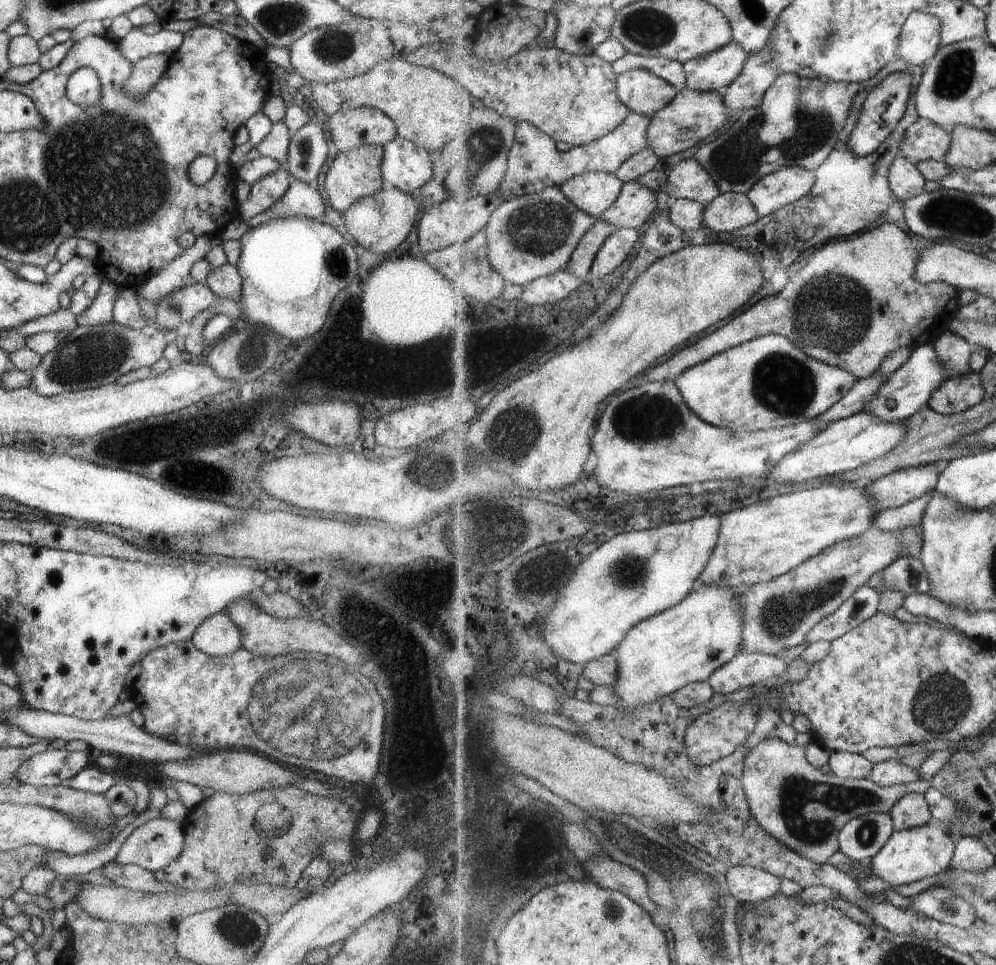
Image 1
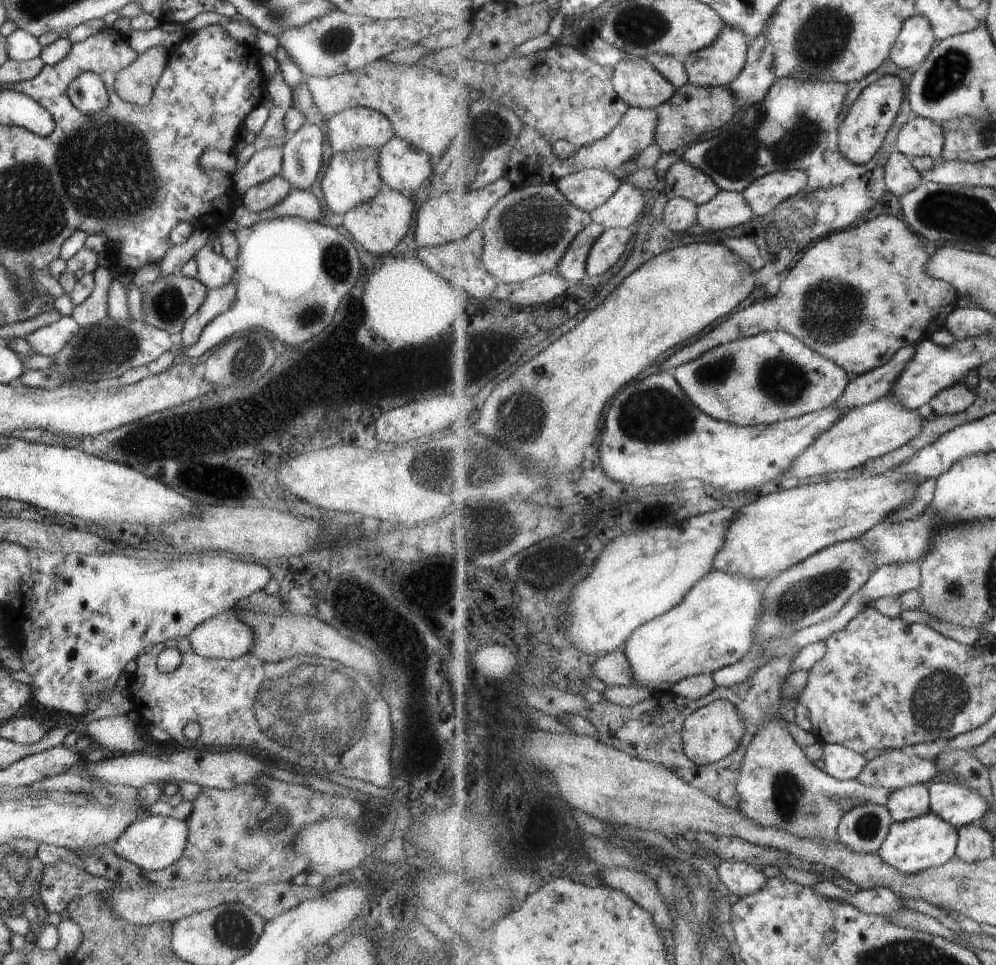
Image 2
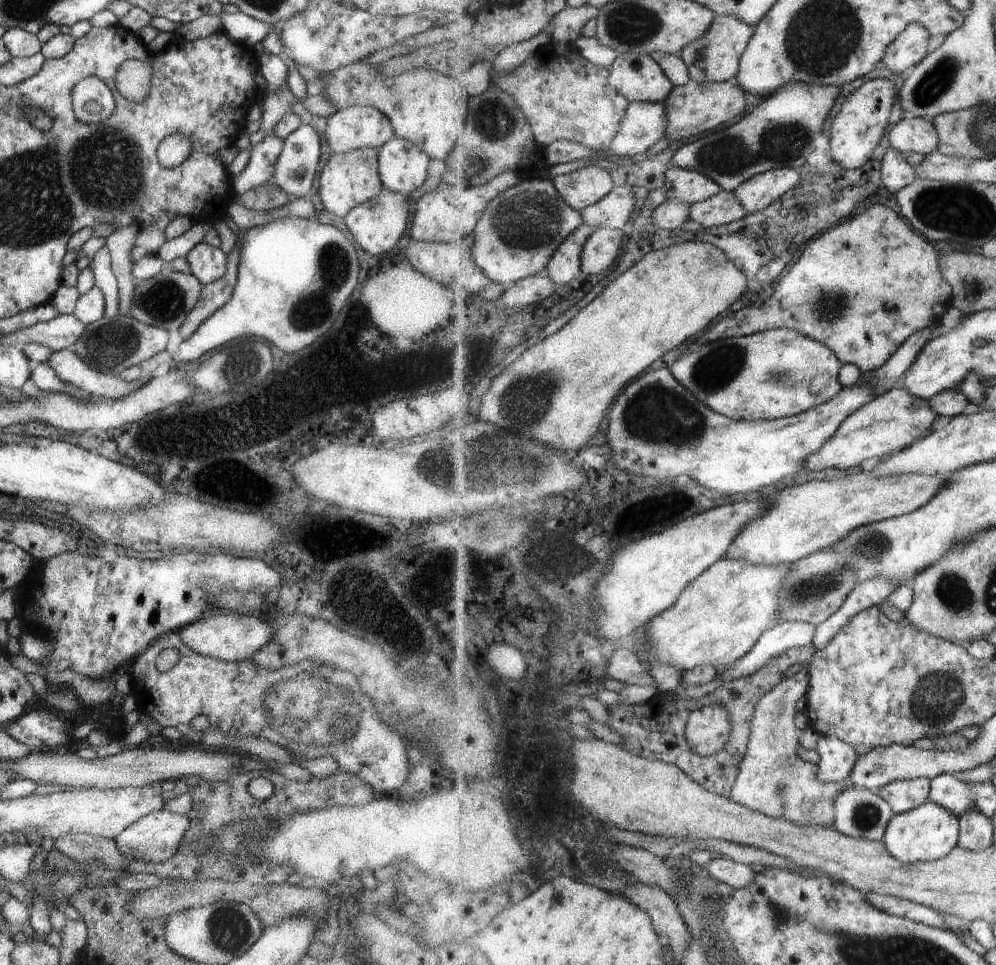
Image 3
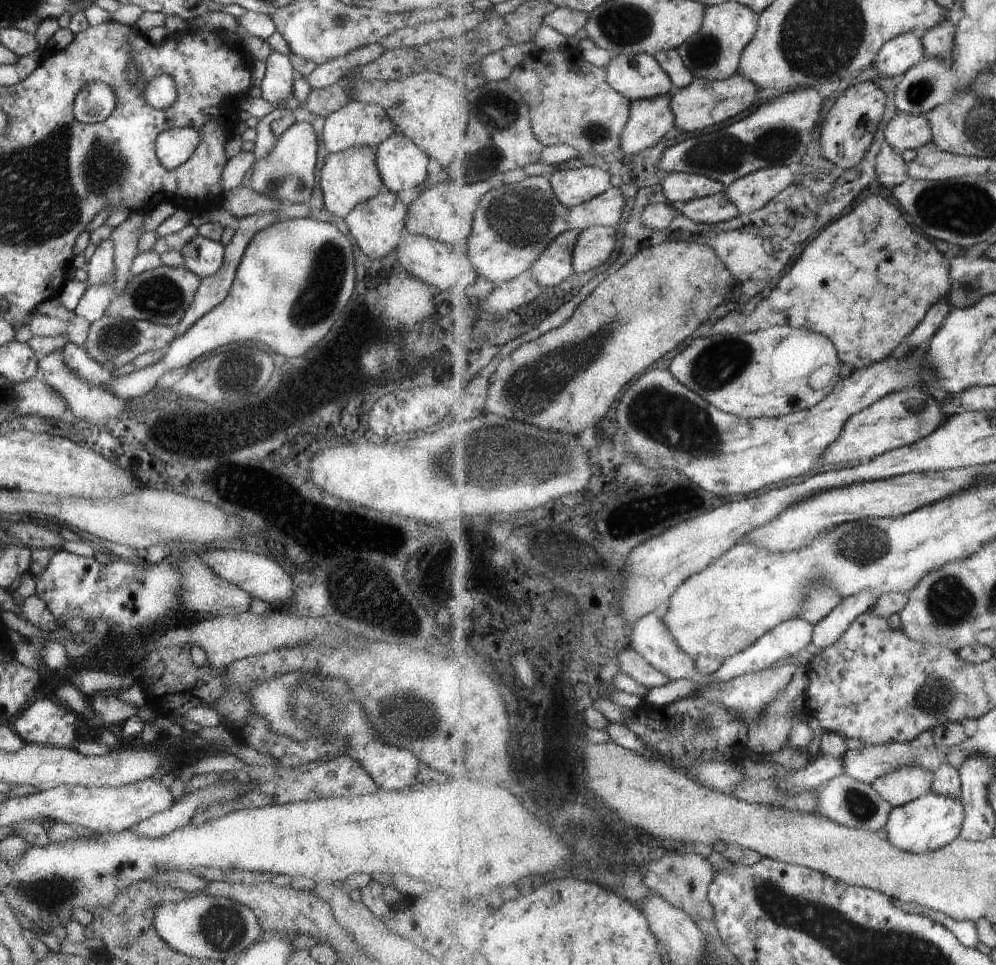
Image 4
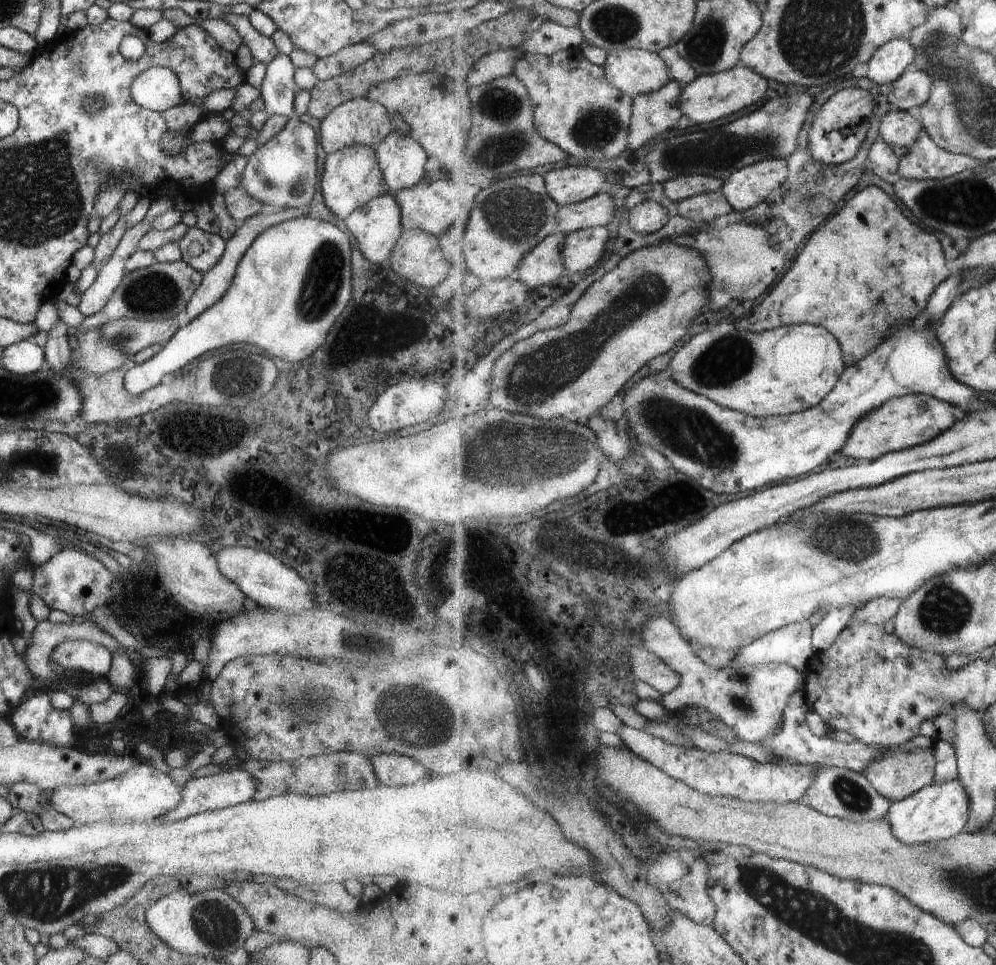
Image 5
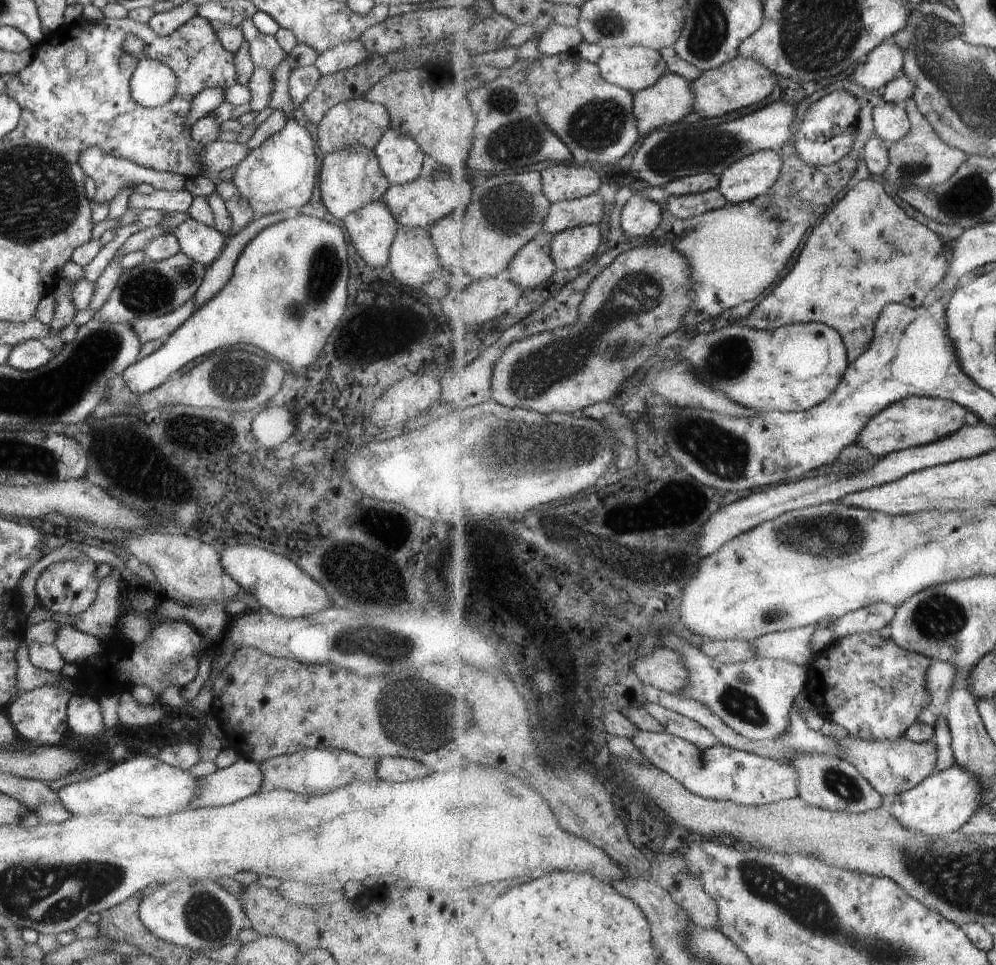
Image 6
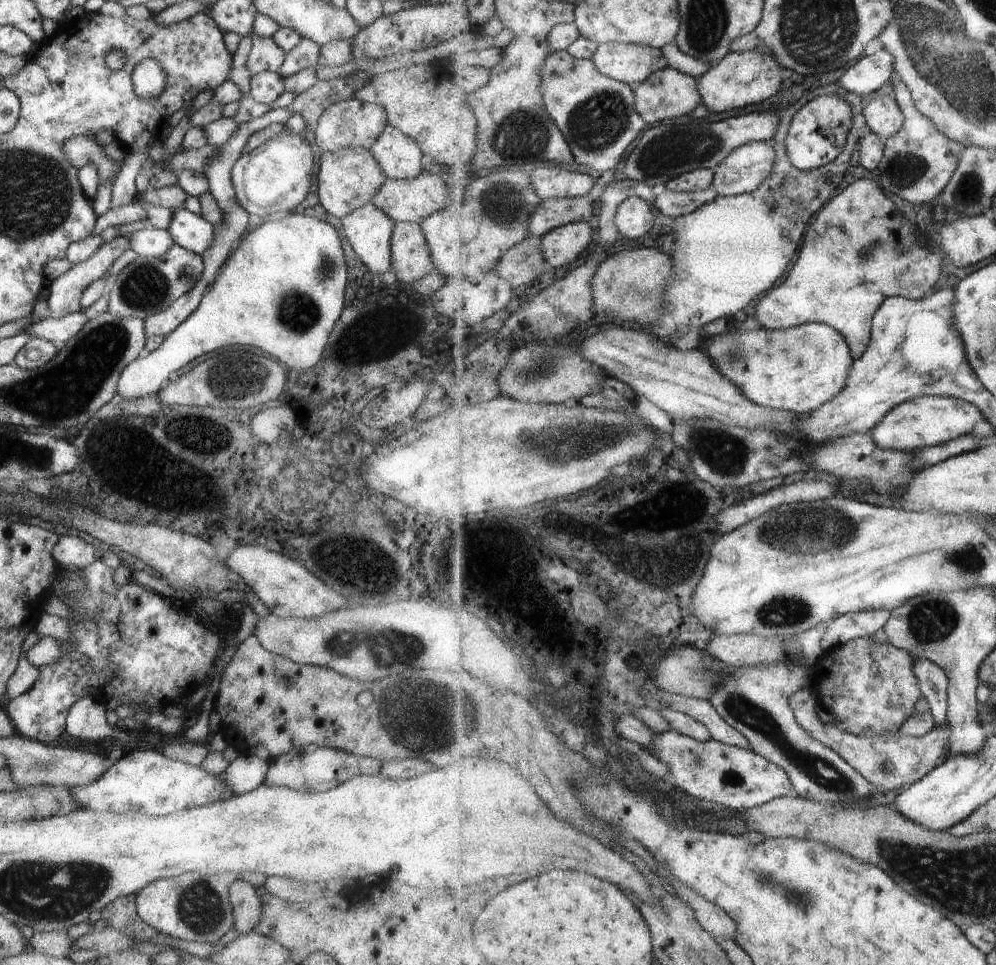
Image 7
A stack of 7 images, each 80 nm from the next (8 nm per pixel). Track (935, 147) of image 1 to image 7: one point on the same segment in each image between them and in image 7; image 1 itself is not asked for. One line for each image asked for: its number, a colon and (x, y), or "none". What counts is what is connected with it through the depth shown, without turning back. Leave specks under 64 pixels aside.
2: (921, 137)
3: (913, 134)
4: (906, 131)
5: (900, 129)
6: (892, 123)
7: (883, 115)

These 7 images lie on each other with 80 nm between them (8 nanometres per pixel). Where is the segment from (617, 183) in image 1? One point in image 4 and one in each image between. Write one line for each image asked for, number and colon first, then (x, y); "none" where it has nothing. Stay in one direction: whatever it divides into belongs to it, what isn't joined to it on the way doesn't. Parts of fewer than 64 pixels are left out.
2: (588, 189)
3: (583, 188)
4: (573, 187)

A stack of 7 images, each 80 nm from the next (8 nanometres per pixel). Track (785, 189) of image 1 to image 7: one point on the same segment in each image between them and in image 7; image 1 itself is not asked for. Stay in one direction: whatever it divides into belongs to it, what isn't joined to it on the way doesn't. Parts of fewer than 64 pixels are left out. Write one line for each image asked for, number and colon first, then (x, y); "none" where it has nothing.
2: (766, 193)
3: (758, 193)
4: (754, 191)
5: (749, 187)
6: (745, 180)
7: (748, 167)

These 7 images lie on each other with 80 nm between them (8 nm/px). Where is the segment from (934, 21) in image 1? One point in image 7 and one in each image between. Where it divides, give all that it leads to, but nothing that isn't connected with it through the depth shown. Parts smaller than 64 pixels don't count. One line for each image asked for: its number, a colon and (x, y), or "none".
2: (915, 44)
3: (910, 48)
4: (906, 51)
5: (891, 61)
6: (886, 62)
7: (871, 73)

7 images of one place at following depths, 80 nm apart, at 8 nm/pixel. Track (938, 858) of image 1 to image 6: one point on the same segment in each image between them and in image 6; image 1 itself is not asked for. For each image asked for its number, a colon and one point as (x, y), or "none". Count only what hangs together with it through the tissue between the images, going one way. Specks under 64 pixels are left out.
2: (927, 841)
3: (928, 833)
4: (933, 821)
5: (941, 811)
6: (942, 804)

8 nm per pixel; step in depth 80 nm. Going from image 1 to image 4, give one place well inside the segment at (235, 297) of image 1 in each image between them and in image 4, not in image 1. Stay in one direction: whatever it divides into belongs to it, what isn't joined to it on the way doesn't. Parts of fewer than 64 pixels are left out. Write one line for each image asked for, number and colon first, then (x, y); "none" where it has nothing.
2: (213, 270)
3: (207, 263)
4: (201, 256)

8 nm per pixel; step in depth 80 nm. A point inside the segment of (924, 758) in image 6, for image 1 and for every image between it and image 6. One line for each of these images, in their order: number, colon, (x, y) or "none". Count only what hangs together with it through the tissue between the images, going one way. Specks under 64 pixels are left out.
1: (913, 811)
2: (914, 800)
3: (903, 796)
4: (903, 786)
5: (900, 773)

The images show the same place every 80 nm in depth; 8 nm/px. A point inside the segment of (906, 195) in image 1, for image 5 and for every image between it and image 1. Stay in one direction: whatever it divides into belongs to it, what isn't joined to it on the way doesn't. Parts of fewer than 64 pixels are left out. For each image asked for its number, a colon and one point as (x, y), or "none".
2: (902, 177)
3: (897, 173)
4: (892, 168)
5: (884, 159)

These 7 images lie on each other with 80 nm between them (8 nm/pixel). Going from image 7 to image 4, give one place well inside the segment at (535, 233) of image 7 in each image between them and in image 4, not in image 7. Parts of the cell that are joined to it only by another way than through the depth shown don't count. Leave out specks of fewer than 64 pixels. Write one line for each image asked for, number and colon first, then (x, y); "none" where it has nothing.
4: (609, 209)
5: (598, 211)
6: (563, 215)

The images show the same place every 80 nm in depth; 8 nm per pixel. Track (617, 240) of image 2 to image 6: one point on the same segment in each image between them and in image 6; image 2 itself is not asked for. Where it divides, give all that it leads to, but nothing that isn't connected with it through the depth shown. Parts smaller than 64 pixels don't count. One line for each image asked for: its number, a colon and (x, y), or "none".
3: (600, 254)
4: (594, 247)
5: (584, 249)
6: (572, 248)

